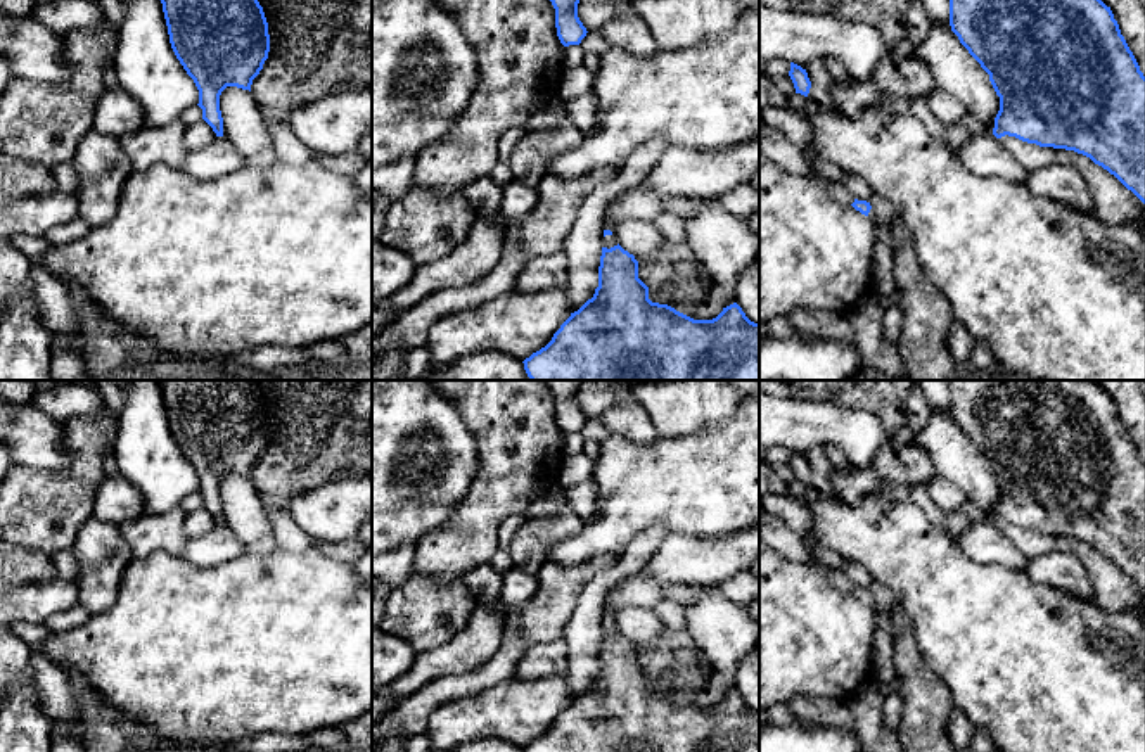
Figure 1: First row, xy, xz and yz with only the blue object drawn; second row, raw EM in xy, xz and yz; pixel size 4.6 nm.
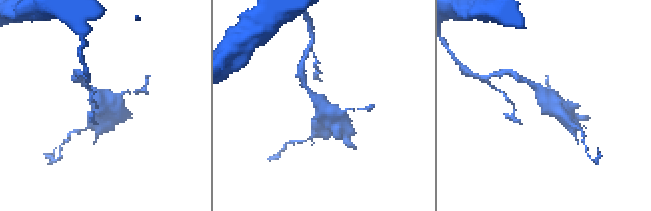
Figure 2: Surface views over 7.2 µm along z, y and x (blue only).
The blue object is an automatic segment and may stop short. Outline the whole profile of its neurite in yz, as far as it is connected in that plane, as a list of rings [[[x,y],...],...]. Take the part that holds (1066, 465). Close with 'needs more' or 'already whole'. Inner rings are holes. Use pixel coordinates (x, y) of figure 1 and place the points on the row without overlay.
[[[948,380],[948,384],[951,418],[989,462],[989,468],[1000,484],[1000,498],[995,505],[993,522],[996,526],[1008,522],[1039,534],[1065,536],[1083,541],[1114,562],[1145,591],[1145,463],[1121,422],[1110,394],[1093,380]]]; already whole

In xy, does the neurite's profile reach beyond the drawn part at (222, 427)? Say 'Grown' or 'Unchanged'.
Unchanged

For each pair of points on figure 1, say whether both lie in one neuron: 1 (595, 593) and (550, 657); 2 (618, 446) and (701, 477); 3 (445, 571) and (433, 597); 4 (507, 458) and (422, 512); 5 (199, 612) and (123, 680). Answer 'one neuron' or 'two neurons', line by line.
1: two neurons
2: one neuron
3: two neurons
4: two neurons
5: one neuron

